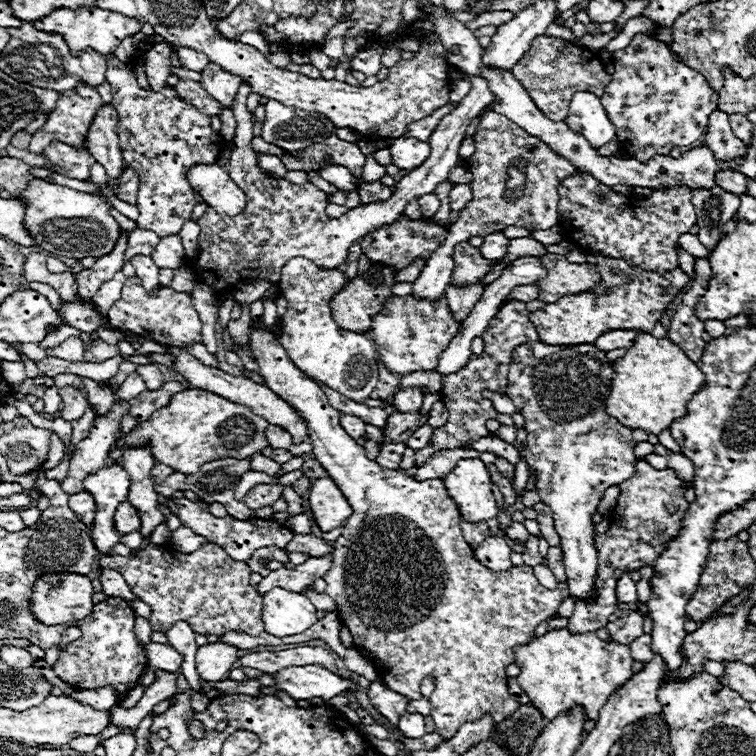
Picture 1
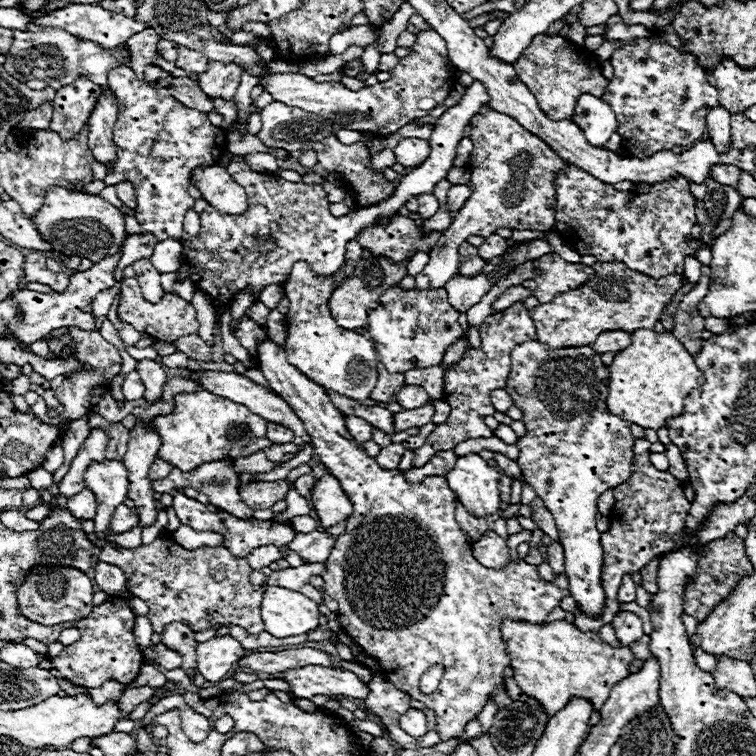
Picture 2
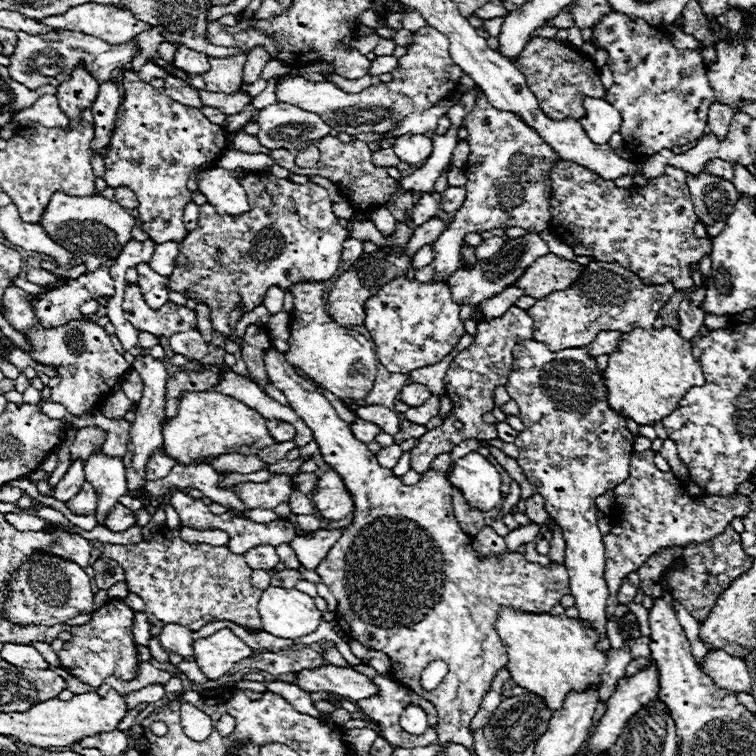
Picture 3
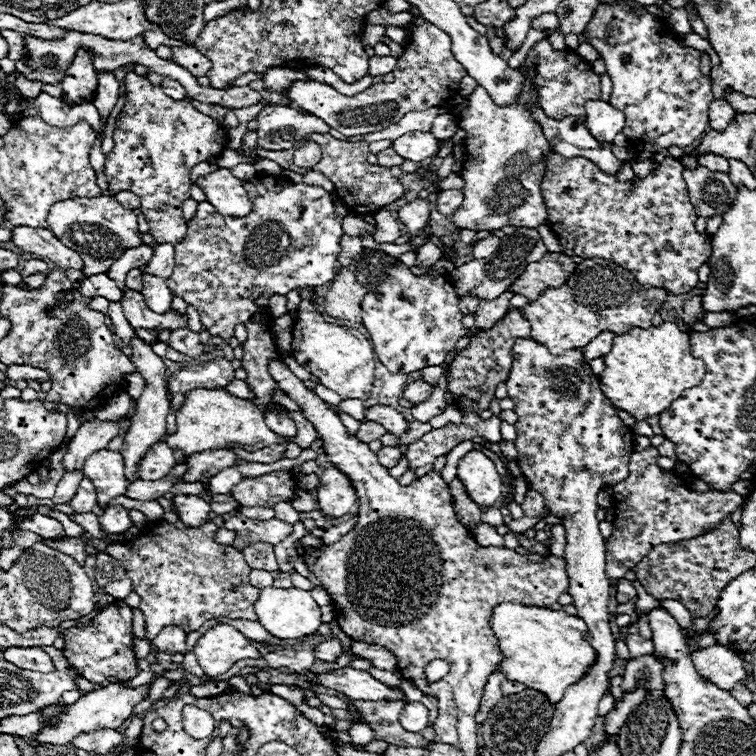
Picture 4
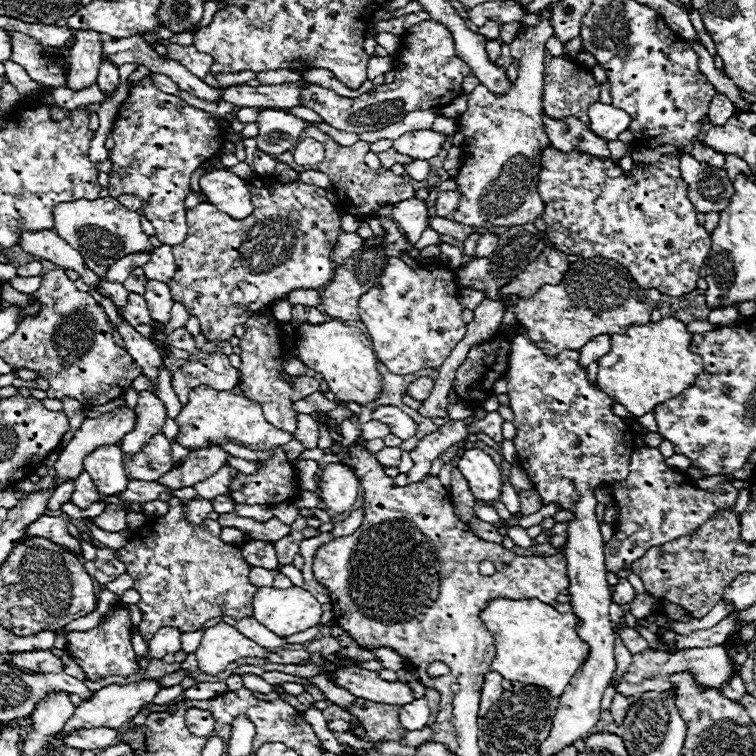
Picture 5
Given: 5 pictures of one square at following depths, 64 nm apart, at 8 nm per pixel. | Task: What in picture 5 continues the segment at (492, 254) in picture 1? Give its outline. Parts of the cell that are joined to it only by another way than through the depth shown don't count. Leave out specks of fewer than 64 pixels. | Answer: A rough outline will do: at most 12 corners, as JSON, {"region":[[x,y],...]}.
{"region":[[484,234],[476,246],[476,258],[486,258],[498,248],[498,236]]}

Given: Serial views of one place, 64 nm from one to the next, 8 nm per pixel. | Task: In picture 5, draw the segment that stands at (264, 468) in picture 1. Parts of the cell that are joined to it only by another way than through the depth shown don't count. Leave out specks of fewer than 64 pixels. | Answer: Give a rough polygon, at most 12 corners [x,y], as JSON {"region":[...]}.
{"region":[[218,446],[194,450],[158,482],[170,490],[194,486],[228,464]]}

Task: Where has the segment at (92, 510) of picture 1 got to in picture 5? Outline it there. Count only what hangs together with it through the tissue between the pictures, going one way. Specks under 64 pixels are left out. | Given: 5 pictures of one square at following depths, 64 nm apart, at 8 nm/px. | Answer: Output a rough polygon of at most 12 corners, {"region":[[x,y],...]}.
{"region":[[90,474],[76,478],[72,504],[86,510],[92,502],[100,502],[98,490]]}

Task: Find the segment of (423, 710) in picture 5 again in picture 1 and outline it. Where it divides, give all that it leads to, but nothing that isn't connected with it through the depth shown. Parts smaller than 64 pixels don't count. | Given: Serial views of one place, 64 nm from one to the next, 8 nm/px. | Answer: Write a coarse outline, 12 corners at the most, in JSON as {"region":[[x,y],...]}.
{"region":[[406,712],[398,730],[406,738],[422,738],[424,716]]}

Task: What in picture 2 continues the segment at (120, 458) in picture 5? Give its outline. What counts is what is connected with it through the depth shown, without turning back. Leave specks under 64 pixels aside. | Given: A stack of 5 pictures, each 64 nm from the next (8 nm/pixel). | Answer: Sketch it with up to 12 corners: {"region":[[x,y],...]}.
{"region":[[106,460],[86,470],[96,496],[96,546],[104,548],[110,520],[128,494],[122,462]]}

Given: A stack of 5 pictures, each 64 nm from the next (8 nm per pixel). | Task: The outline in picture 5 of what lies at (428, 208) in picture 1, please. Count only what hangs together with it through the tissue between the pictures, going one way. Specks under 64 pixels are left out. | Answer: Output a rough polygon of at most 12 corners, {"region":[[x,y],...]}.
{"region":[[402,200],[392,220],[416,244],[428,226],[428,204]]}

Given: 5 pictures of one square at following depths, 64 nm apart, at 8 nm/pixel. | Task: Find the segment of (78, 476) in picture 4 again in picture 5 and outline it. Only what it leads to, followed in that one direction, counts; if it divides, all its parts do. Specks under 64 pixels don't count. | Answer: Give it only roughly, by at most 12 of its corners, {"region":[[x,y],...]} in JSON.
{"region":[[74,480],[60,484],[50,496],[48,508],[60,510],[70,502]]}

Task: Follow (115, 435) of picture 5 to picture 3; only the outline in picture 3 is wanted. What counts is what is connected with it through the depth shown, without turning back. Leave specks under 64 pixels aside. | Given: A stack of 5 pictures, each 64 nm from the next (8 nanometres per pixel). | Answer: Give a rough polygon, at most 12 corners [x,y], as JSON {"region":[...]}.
{"region":[[80,428],[72,446],[72,460],[86,460],[104,444],[100,428]]}

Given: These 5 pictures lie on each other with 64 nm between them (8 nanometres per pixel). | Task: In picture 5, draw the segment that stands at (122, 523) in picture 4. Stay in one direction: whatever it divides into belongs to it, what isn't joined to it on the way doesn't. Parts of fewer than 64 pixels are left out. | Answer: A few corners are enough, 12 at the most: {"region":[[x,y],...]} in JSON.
{"region":[[116,504],[94,518],[106,532],[128,528],[126,510]]}

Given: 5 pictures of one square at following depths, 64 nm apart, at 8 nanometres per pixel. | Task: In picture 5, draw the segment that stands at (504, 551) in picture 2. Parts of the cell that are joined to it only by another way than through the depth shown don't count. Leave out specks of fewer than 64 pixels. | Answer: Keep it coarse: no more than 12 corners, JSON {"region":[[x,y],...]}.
{"region":[[480,518],[468,522],[478,538],[486,542],[502,544],[500,536],[492,524]]}

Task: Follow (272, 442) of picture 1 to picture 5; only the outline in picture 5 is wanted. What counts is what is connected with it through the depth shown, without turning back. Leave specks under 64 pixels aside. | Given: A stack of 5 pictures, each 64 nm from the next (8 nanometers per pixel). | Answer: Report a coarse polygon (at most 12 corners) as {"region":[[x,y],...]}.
{"region":[[264,306],[244,322],[242,392],[282,432],[296,432],[292,402],[318,380],[282,370],[278,320]]}

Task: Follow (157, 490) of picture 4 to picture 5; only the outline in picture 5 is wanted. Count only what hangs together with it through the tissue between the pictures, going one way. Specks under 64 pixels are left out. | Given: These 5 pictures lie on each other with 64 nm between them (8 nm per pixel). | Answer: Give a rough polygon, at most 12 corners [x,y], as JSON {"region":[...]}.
{"region":[[128,482],[118,494],[128,502],[150,502],[168,490],[160,482]]}

